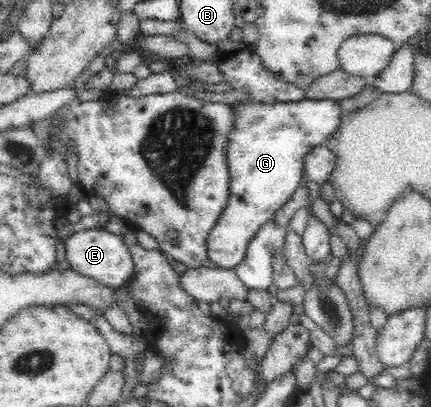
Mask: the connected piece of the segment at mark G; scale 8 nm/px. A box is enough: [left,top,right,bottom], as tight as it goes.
[207,99,344,269]

